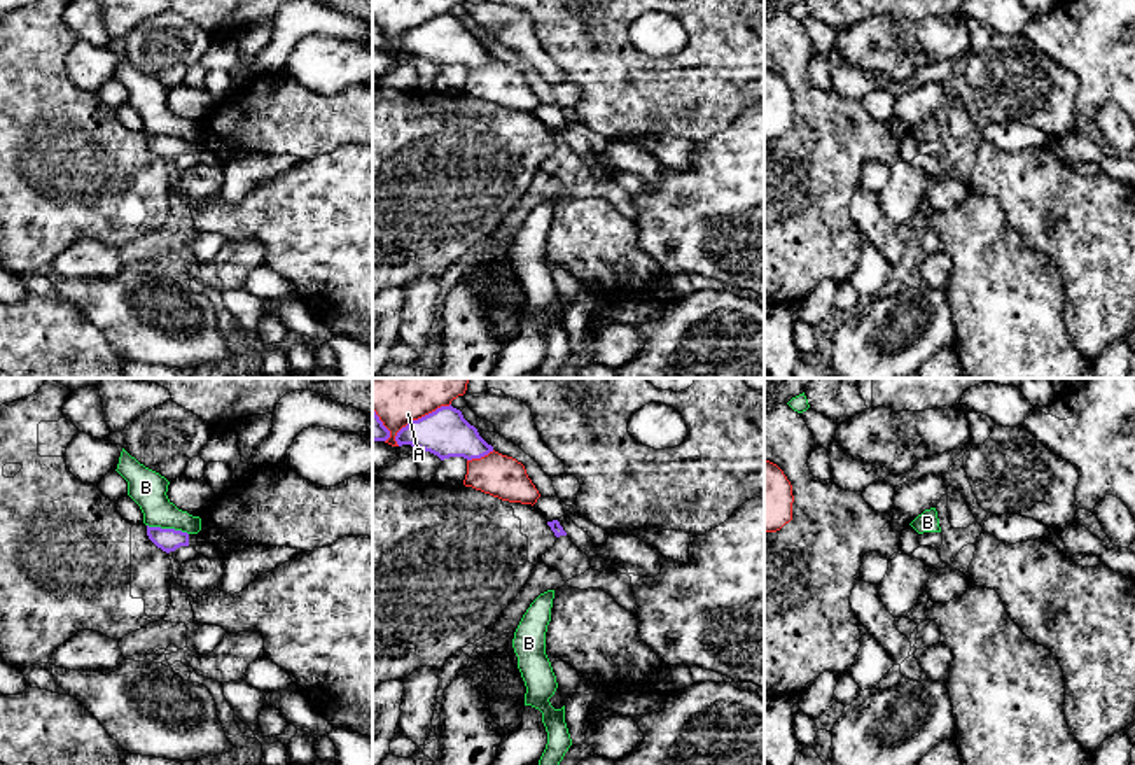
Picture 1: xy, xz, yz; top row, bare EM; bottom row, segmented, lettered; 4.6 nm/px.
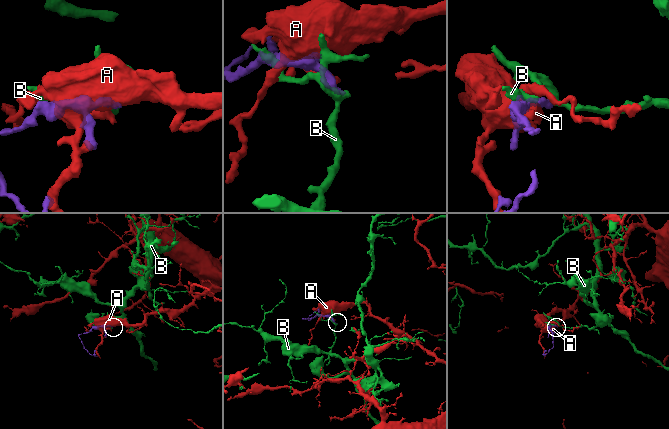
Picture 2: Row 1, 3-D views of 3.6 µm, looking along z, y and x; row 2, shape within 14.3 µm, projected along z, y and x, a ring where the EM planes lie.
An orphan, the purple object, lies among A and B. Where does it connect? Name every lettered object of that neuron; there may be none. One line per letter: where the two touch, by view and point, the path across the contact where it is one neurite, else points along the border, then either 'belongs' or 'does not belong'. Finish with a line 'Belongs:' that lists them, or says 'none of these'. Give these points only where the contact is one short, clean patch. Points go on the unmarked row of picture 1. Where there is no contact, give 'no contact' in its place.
A: contact xz (418, 27); does not belong
B: contact xy (168, 137); does not belong
Belongs: none of these

